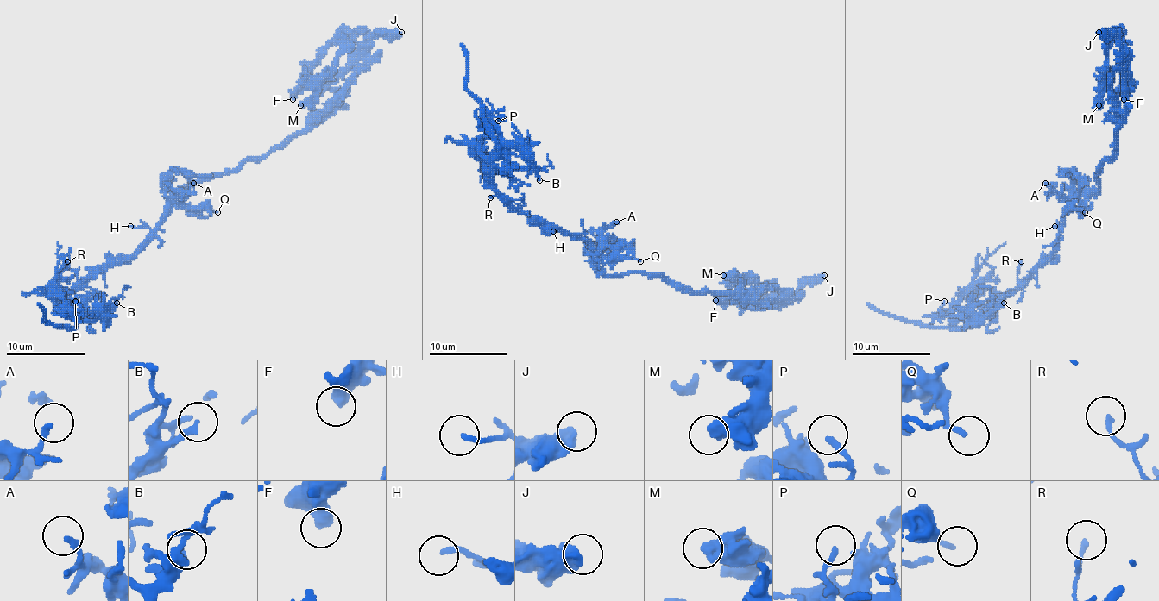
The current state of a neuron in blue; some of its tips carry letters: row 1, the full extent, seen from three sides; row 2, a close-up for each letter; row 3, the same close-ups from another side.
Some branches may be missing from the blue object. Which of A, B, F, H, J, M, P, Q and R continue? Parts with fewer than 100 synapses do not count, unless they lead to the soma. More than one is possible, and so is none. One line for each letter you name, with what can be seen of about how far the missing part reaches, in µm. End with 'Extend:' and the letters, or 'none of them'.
Extend: none of them

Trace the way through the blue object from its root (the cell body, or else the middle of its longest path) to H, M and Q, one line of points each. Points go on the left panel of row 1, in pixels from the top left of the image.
H: (182, 188), (172, 198), (170, 208), (152, 229), (130, 226)
M: (182, 188), (233, 172), (300, 133), (358, 68), (354, 42), (344, 40), (336, 64), (300, 105)
Q: (182, 188), (176, 197), (179, 200), (192, 208), (217, 212)

